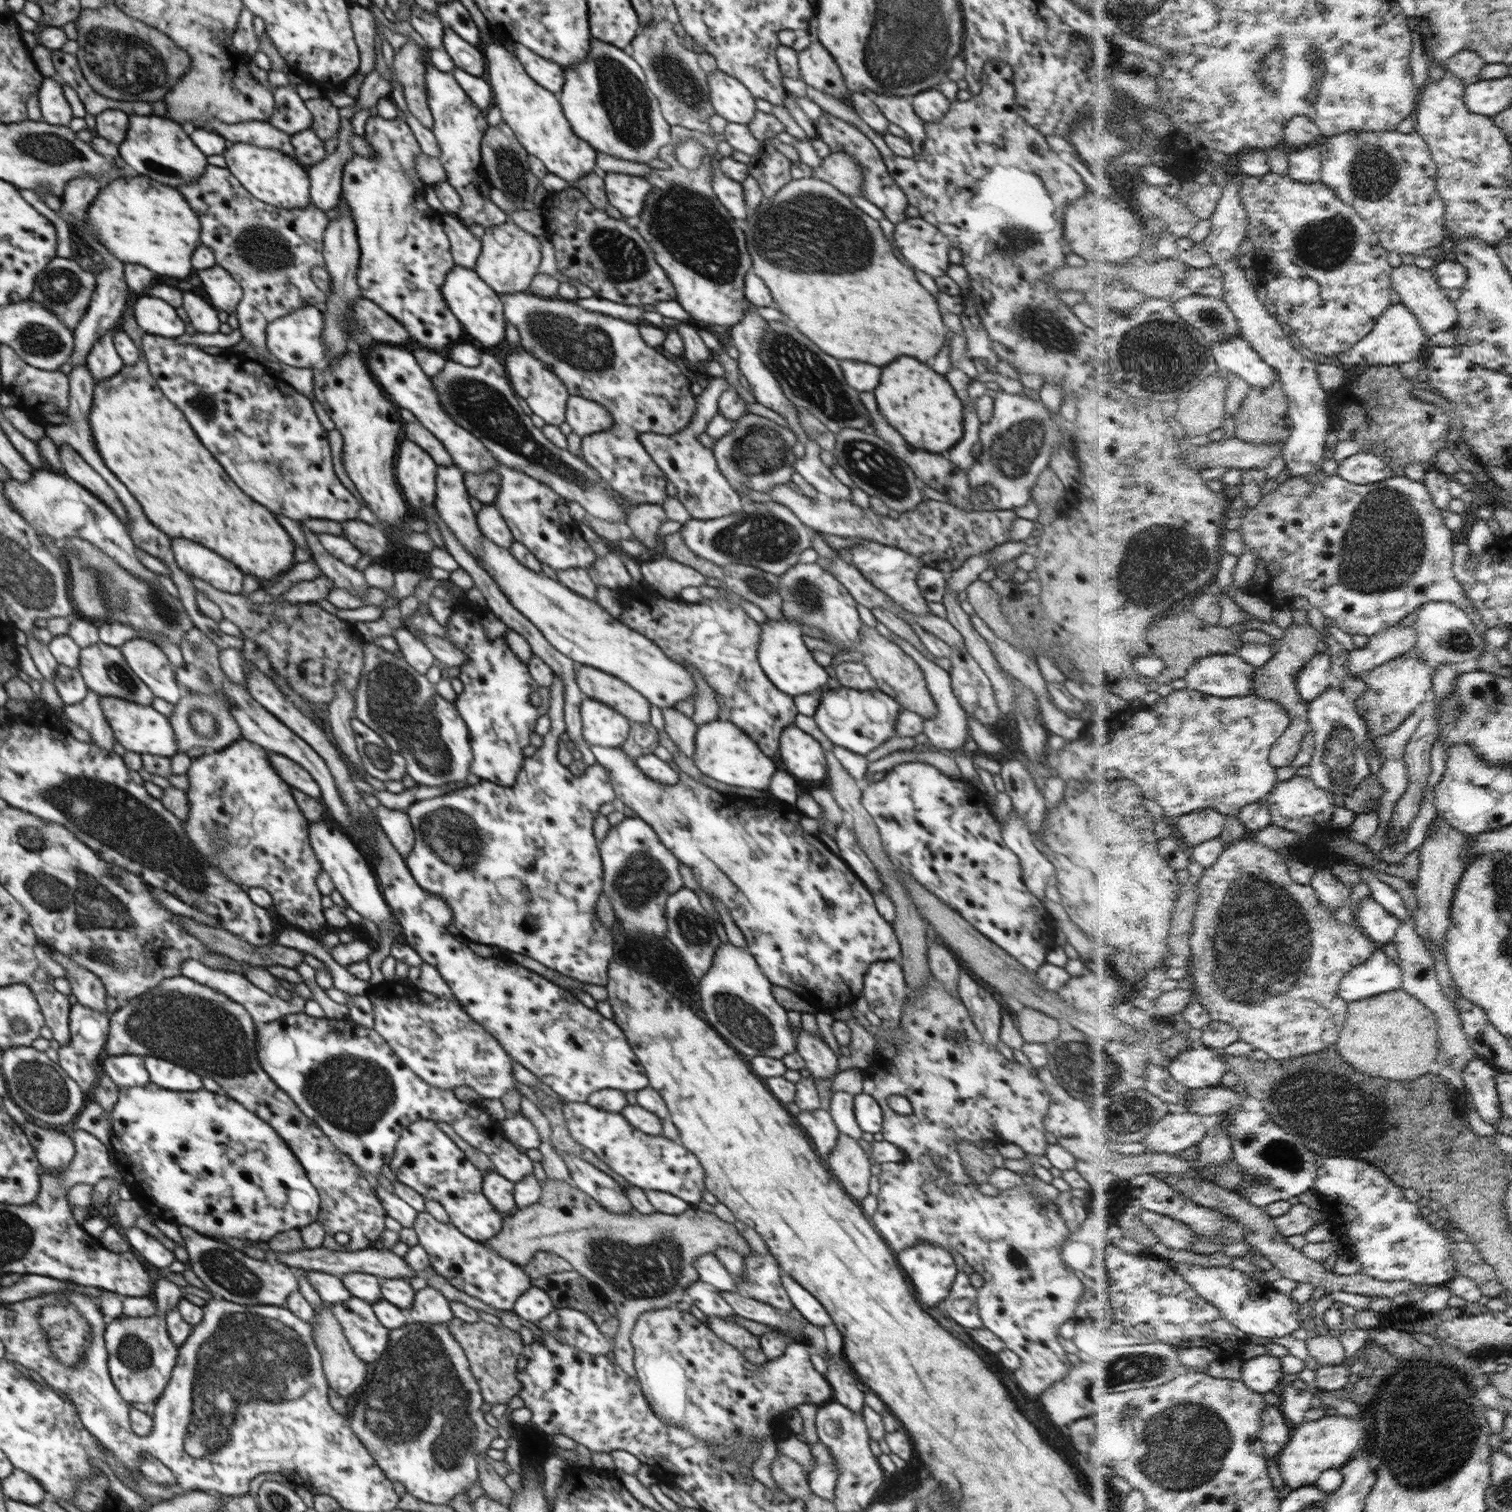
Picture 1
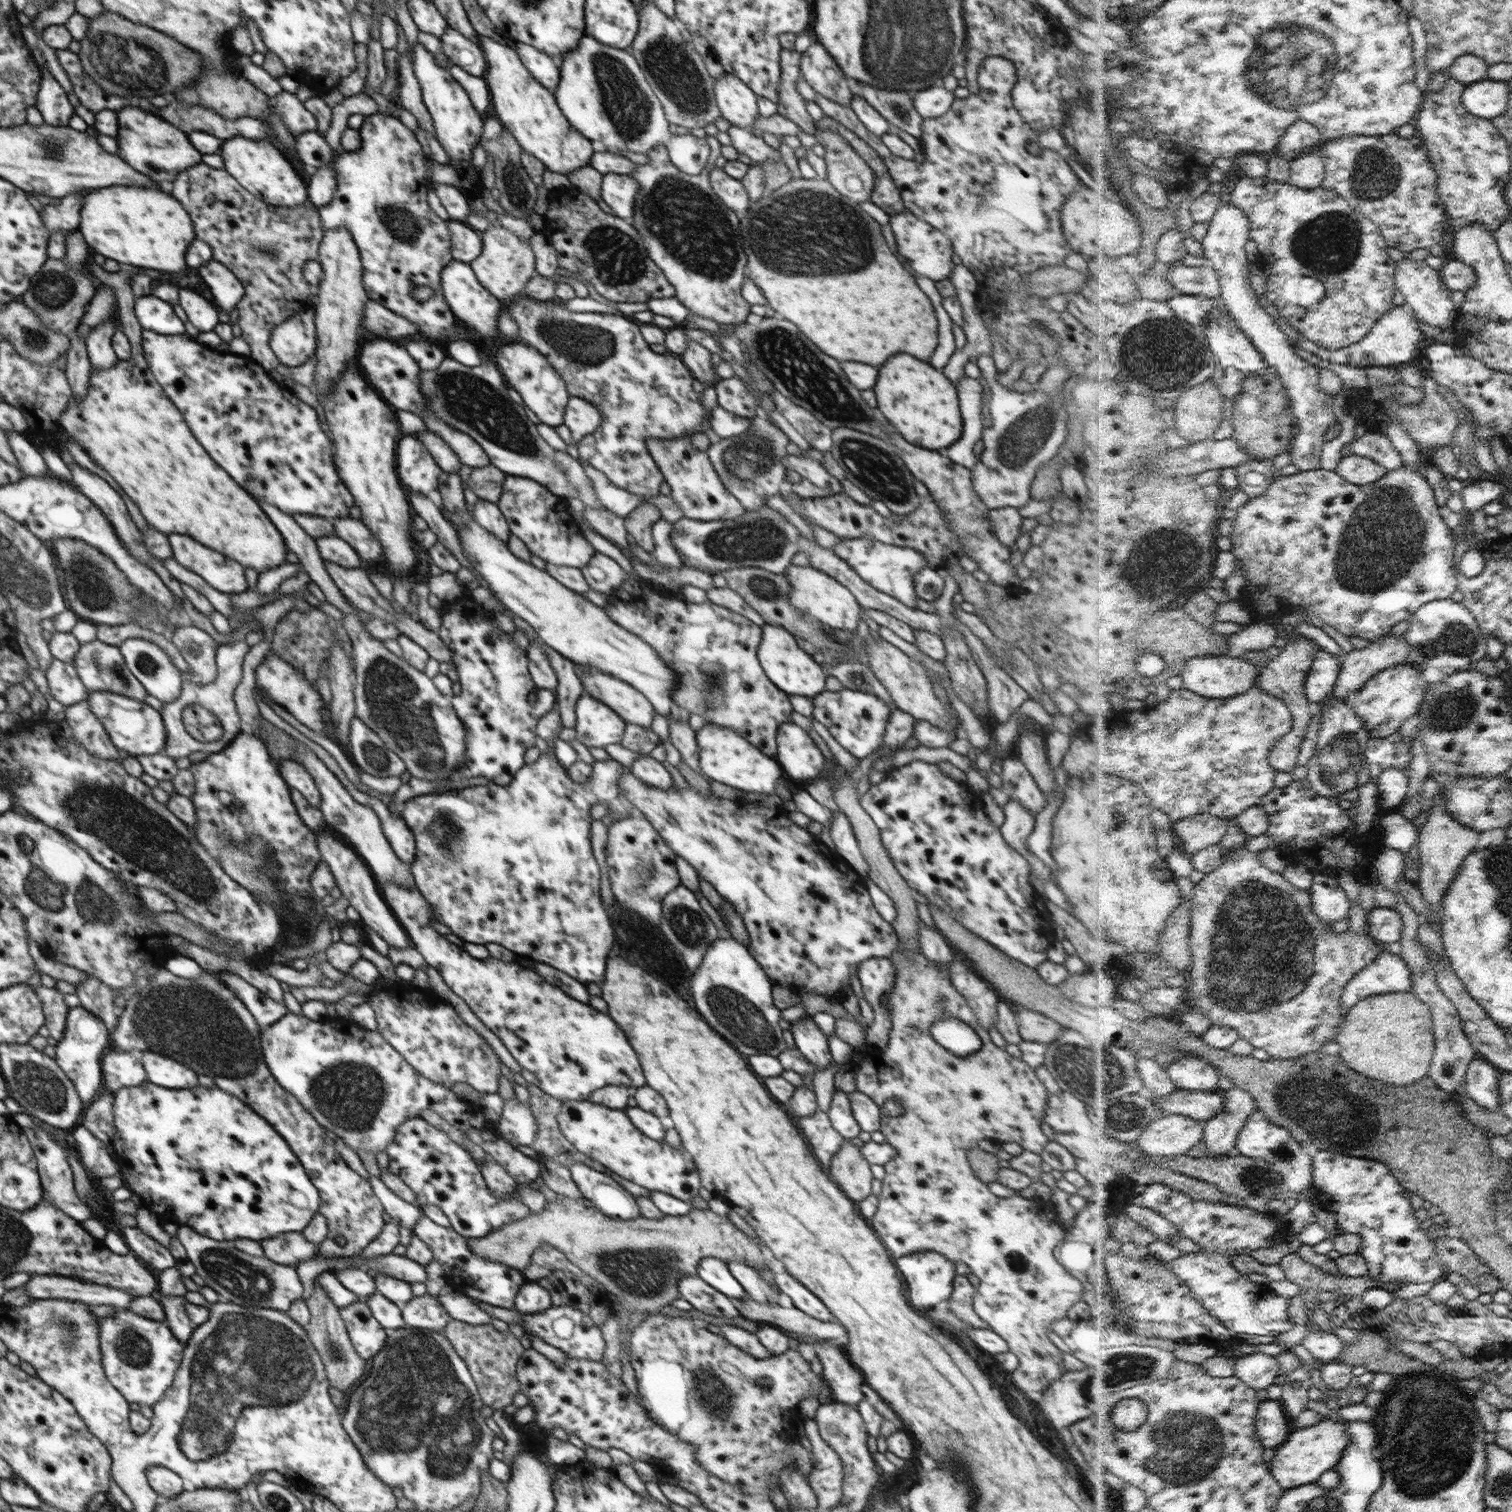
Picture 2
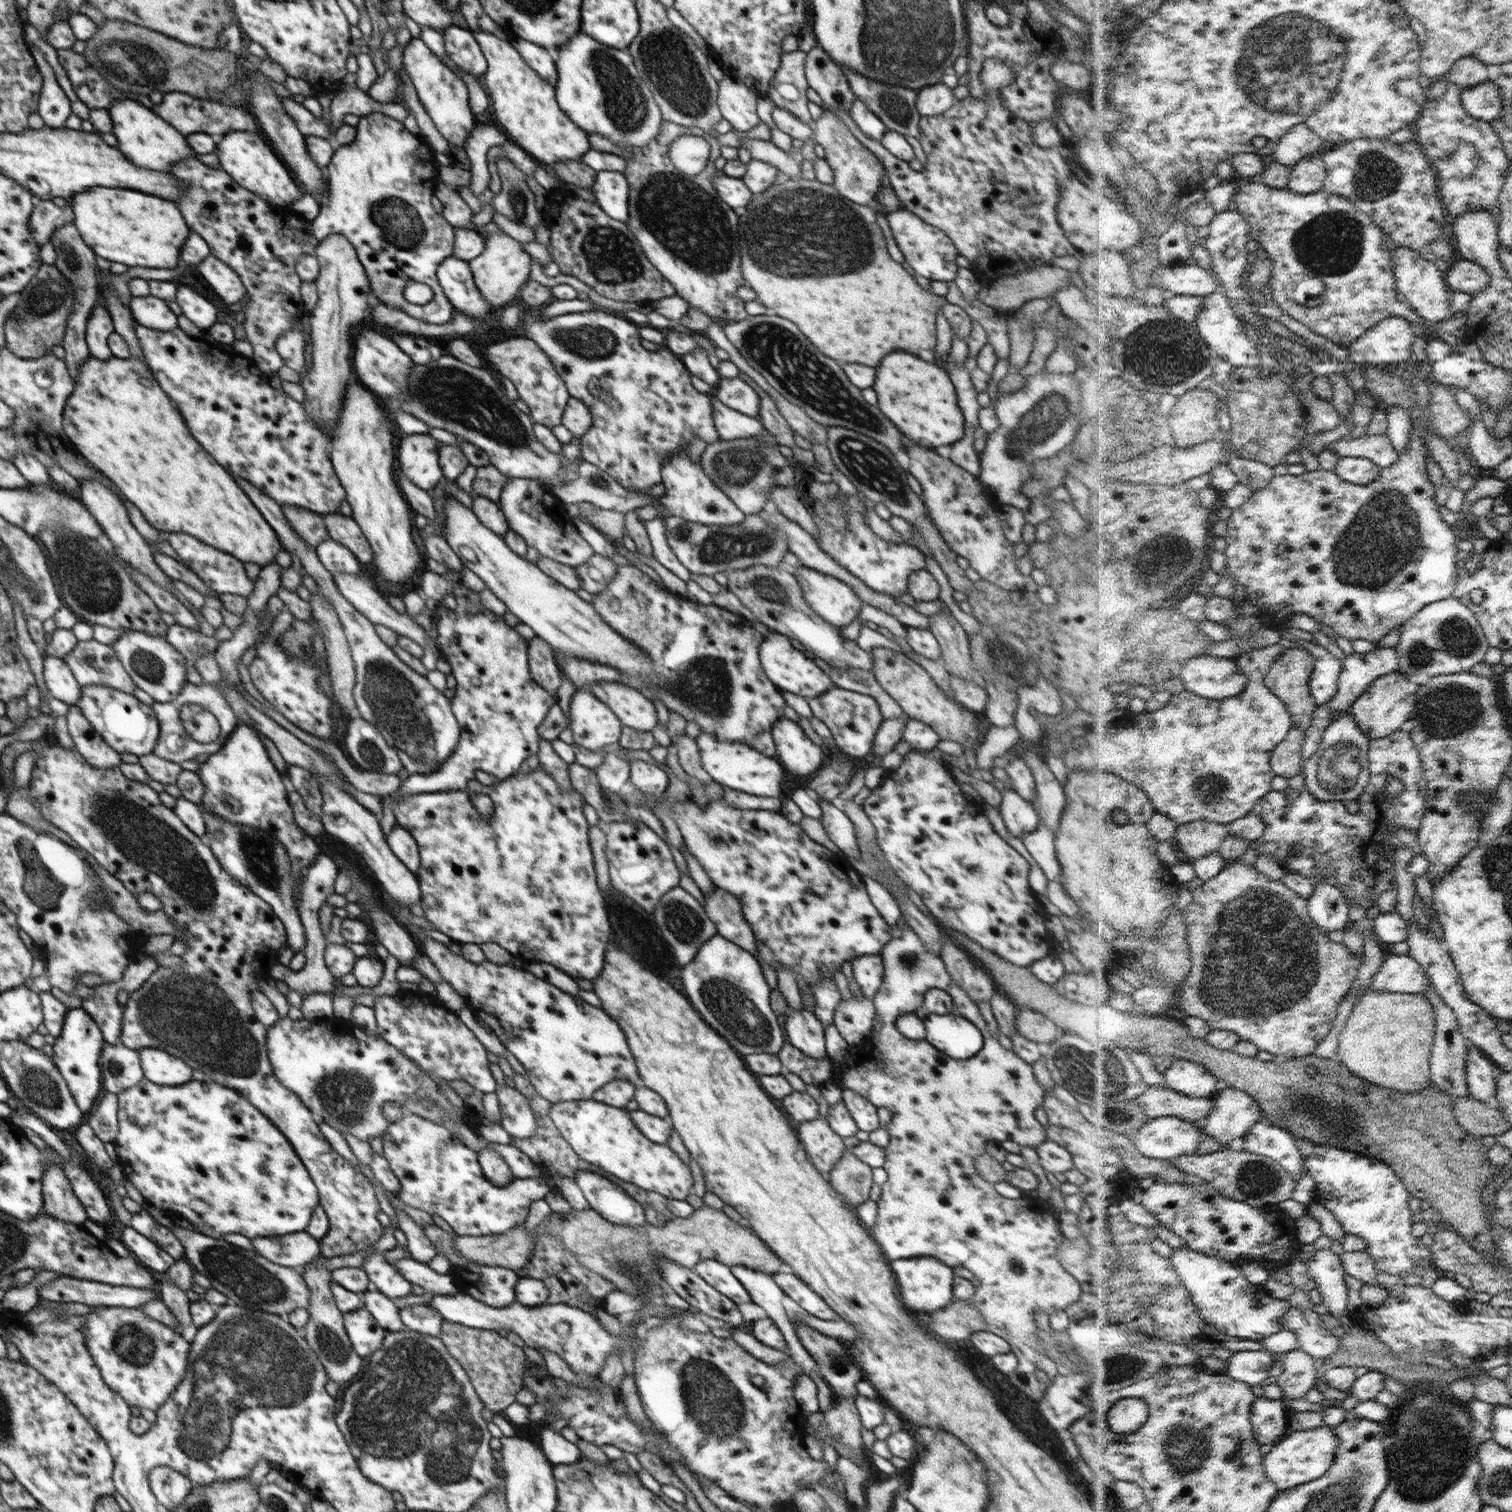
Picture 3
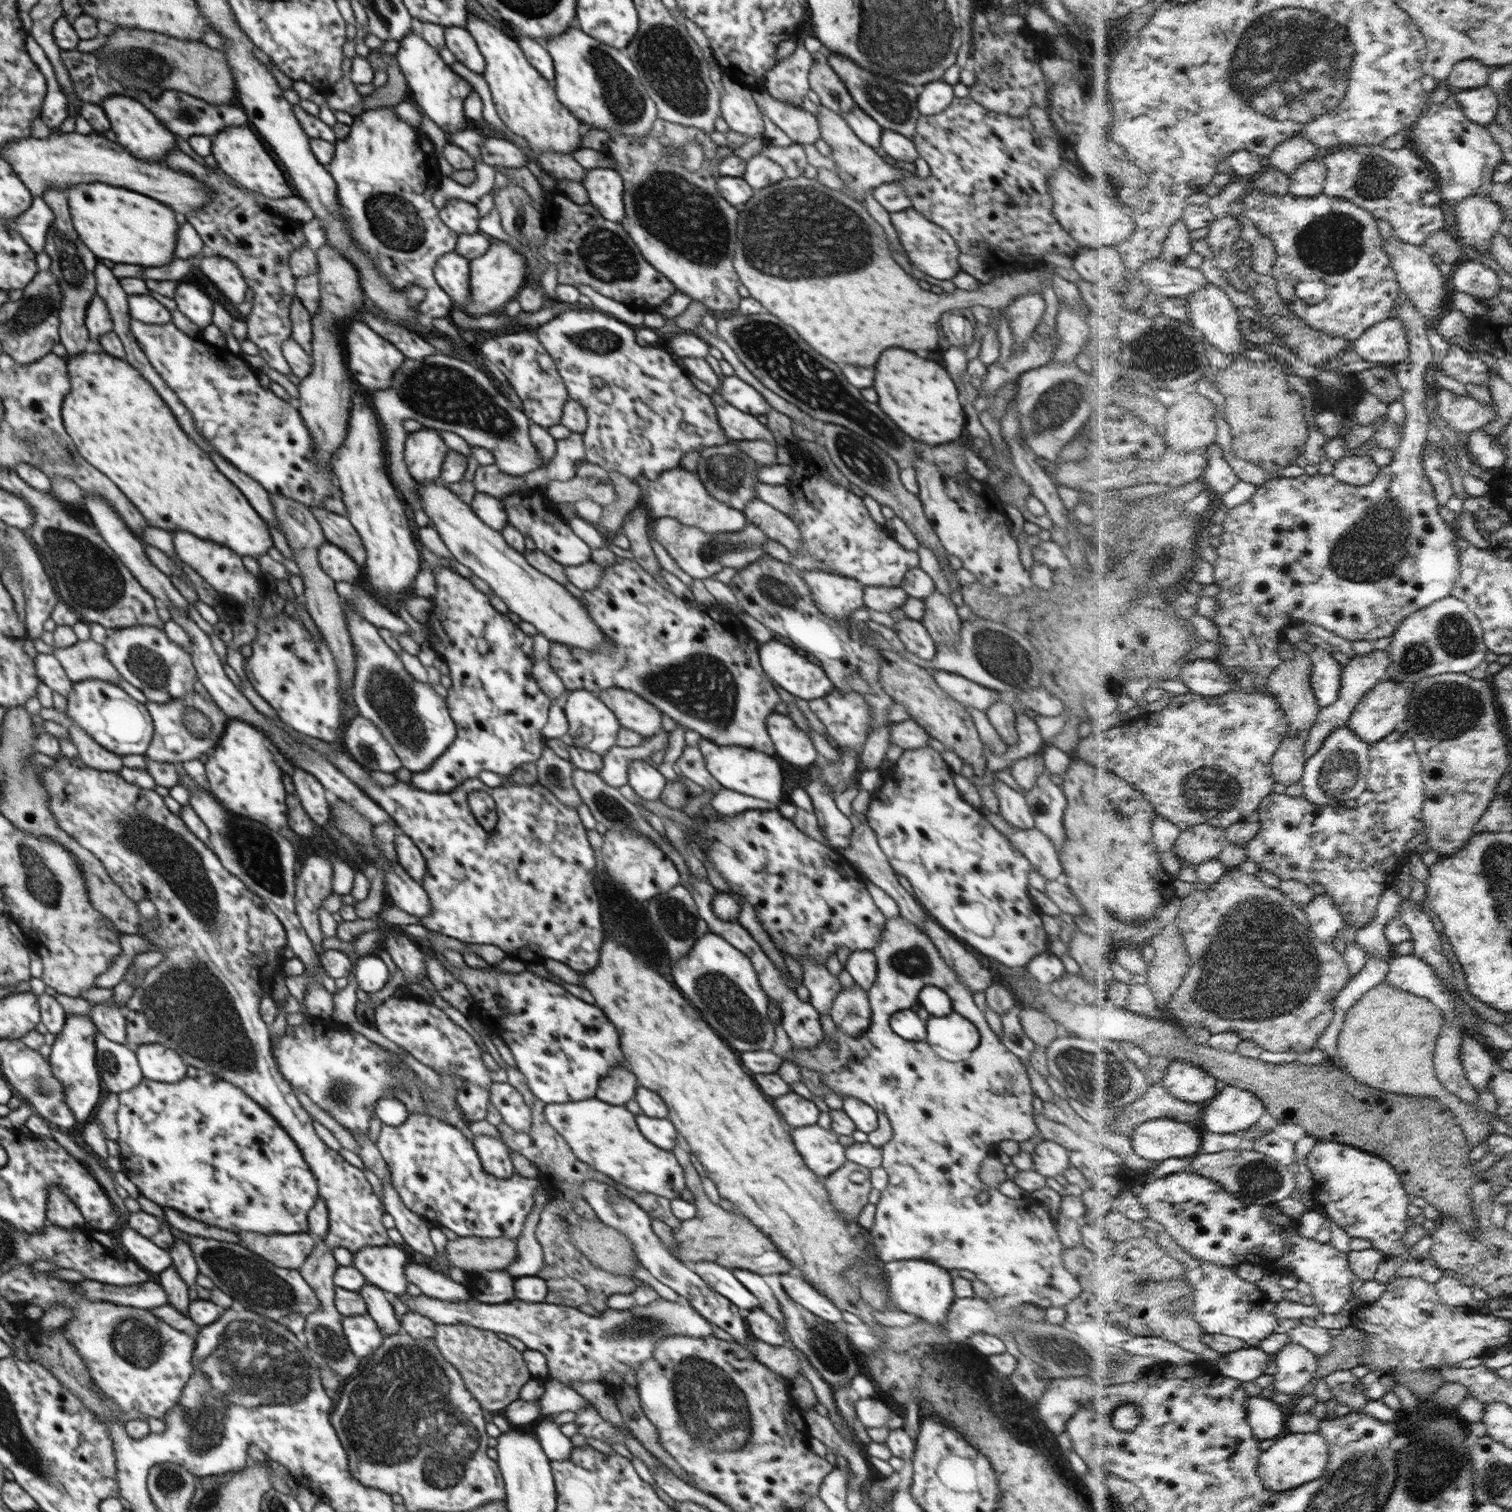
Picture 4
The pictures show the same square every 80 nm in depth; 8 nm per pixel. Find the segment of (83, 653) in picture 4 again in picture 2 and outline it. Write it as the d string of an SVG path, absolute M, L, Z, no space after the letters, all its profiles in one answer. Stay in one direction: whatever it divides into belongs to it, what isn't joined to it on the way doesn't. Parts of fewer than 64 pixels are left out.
M100 640L82 644L74 657L73 664L76 666L80 680L89 691L106 690L140 701L144 701L148 696L144 685L130 672L116 646L109 646Z

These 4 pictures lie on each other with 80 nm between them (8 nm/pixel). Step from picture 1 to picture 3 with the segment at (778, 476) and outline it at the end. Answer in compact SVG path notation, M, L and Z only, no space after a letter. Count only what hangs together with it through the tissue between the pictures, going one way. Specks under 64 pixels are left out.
M765 427L762 432L755 437L747 439L717 440L710 443L705 448L701 456L701 463L704 472L712 479L726 496L736 504L737 508L746 516L760 513L764 499L770 496L771 488L777 484L774 480L775 472L779 471L774 464L768 463L766 456L762 454L760 442L765 444L779 444L776 442L776 436L770 433Z

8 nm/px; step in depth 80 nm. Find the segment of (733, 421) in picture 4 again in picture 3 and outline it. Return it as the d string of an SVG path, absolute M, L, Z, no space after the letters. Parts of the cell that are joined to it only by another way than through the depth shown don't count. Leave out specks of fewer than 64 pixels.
M715 395L711 397L711 403L712 418L722 440L747 439L762 432L764 426L755 416L738 412L722 404Z

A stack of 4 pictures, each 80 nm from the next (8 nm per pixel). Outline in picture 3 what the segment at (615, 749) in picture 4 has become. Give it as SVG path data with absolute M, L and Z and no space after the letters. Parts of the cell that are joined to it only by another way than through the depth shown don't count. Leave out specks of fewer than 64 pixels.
M605 753L605 759L597 769L597 779L604 791L619 793L625 782L629 780L628 759L618 753Z

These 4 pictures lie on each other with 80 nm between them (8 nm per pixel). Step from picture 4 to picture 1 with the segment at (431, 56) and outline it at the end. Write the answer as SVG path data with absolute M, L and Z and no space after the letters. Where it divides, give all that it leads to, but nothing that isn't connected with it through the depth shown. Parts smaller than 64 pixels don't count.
M422 56L422 62L424 62L428 108L433 114L431 130L442 153L439 162L446 170L447 181L454 187L462 201L456 217L466 226L480 224L483 227L491 227L508 222L507 214L490 199L492 185L481 163L481 142L489 127L487 117L484 117L481 109L474 105L458 85L452 72L438 71L431 65L432 62L428 57Z

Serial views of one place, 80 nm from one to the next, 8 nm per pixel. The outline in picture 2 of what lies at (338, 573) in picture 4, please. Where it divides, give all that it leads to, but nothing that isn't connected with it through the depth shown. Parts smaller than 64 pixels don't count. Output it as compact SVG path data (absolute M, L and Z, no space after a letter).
M336 535L318 538L315 540L315 544L319 554L326 562L338 564L338 566L348 568L348 570L360 568L362 560L356 554L356 550Z

